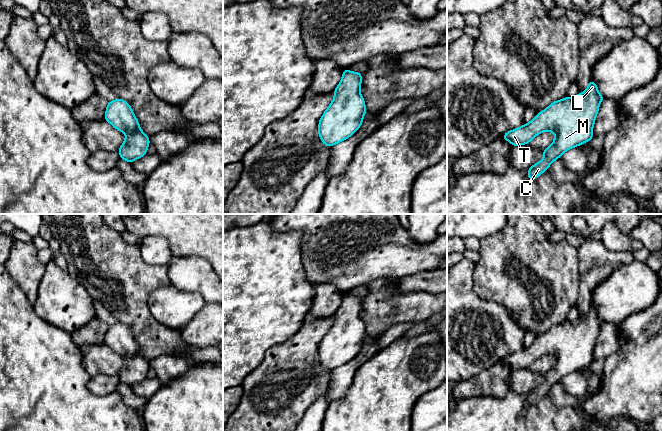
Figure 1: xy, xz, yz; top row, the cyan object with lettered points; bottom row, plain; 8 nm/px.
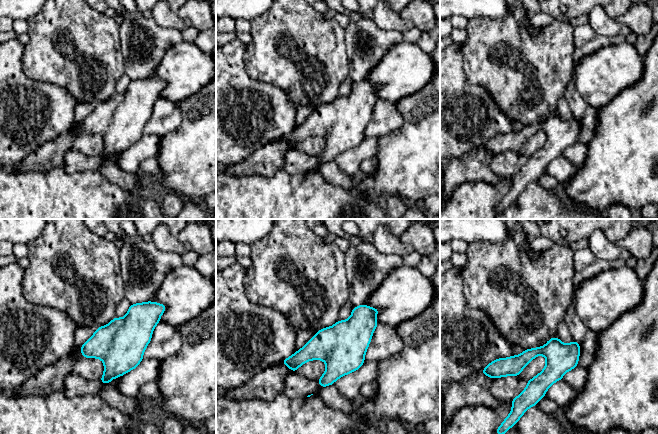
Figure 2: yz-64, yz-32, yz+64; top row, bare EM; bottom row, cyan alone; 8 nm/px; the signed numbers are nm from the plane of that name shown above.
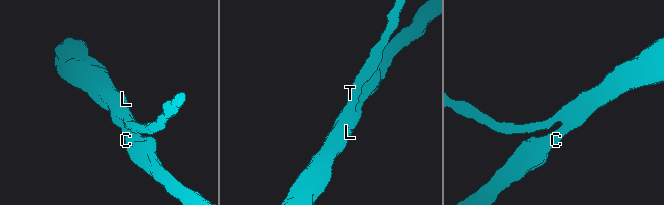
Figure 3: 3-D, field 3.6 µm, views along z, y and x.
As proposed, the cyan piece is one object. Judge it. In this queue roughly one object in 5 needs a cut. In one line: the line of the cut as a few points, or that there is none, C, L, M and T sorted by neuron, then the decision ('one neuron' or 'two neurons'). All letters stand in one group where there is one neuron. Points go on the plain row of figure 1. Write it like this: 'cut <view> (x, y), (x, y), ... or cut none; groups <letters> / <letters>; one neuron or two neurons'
cut none; groups C L M T; one neuron

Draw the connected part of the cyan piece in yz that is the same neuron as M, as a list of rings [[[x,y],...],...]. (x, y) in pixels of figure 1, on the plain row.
[[[590,303],[585,316],[579,316],[574,322],[566,320],[553,325],[528,348],[507,355],[501,361],[515,371],[529,368],[544,355],[555,358],[553,367],[542,374],[544,382],[527,394],[529,405],[545,396],[567,374],[589,366],[594,361],[593,350],[599,329],[604,323],[597,308]]]

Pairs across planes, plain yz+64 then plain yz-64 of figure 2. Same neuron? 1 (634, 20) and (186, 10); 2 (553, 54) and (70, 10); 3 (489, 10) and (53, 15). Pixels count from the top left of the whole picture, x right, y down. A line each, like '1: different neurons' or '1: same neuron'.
1: same neuron
2: same neuron
3: different neurons

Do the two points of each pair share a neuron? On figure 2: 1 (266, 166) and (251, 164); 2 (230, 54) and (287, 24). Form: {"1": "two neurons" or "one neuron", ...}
{"1": "one neuron", "2": "two neurons"}

